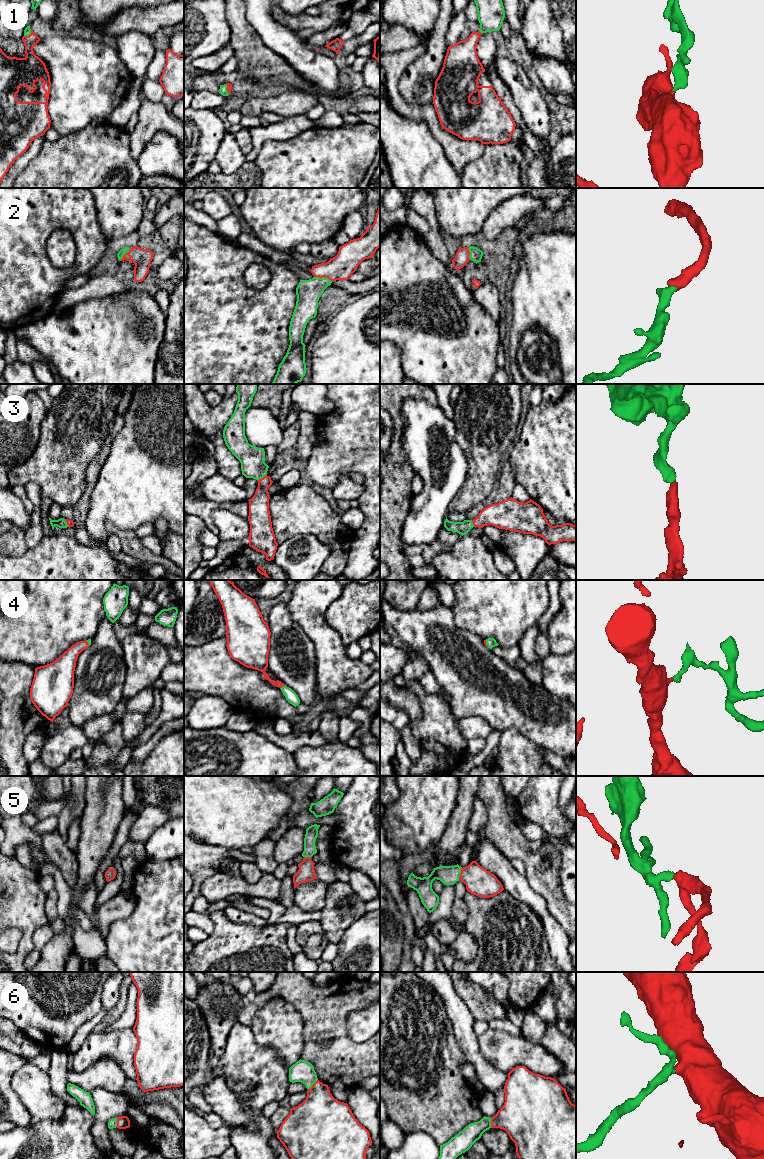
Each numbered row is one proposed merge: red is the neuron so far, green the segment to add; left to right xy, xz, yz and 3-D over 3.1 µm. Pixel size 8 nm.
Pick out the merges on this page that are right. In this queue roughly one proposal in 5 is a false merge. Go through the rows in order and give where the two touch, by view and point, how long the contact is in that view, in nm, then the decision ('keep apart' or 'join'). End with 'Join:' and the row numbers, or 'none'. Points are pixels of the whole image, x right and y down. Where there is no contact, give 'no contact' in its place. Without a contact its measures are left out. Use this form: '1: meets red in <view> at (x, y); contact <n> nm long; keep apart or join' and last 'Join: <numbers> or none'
1: meets red in yz at (480, 32); contact 40 nm long; join
2: meets red in xy at (125, 254); contact 140 nm long; join
3: meets red in xz at (263, 477); contact 90 nm long; join
4: meets red in xz at (282, 686); contact 50 nm long; join
5: meets red in yz at (460, 873); contact 110 nm long; join
6: meets red in xz at (313, 1084); contact 120 nm long; join
Join: 1, 2, 3, 4, 5, 6

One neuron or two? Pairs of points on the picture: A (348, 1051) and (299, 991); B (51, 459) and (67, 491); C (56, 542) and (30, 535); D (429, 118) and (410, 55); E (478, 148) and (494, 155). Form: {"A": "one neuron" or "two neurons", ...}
{"A": "one neuron", "B": "one neuron", "C": "two neurons", "D": "one neuron", "E": "two neurons"}

